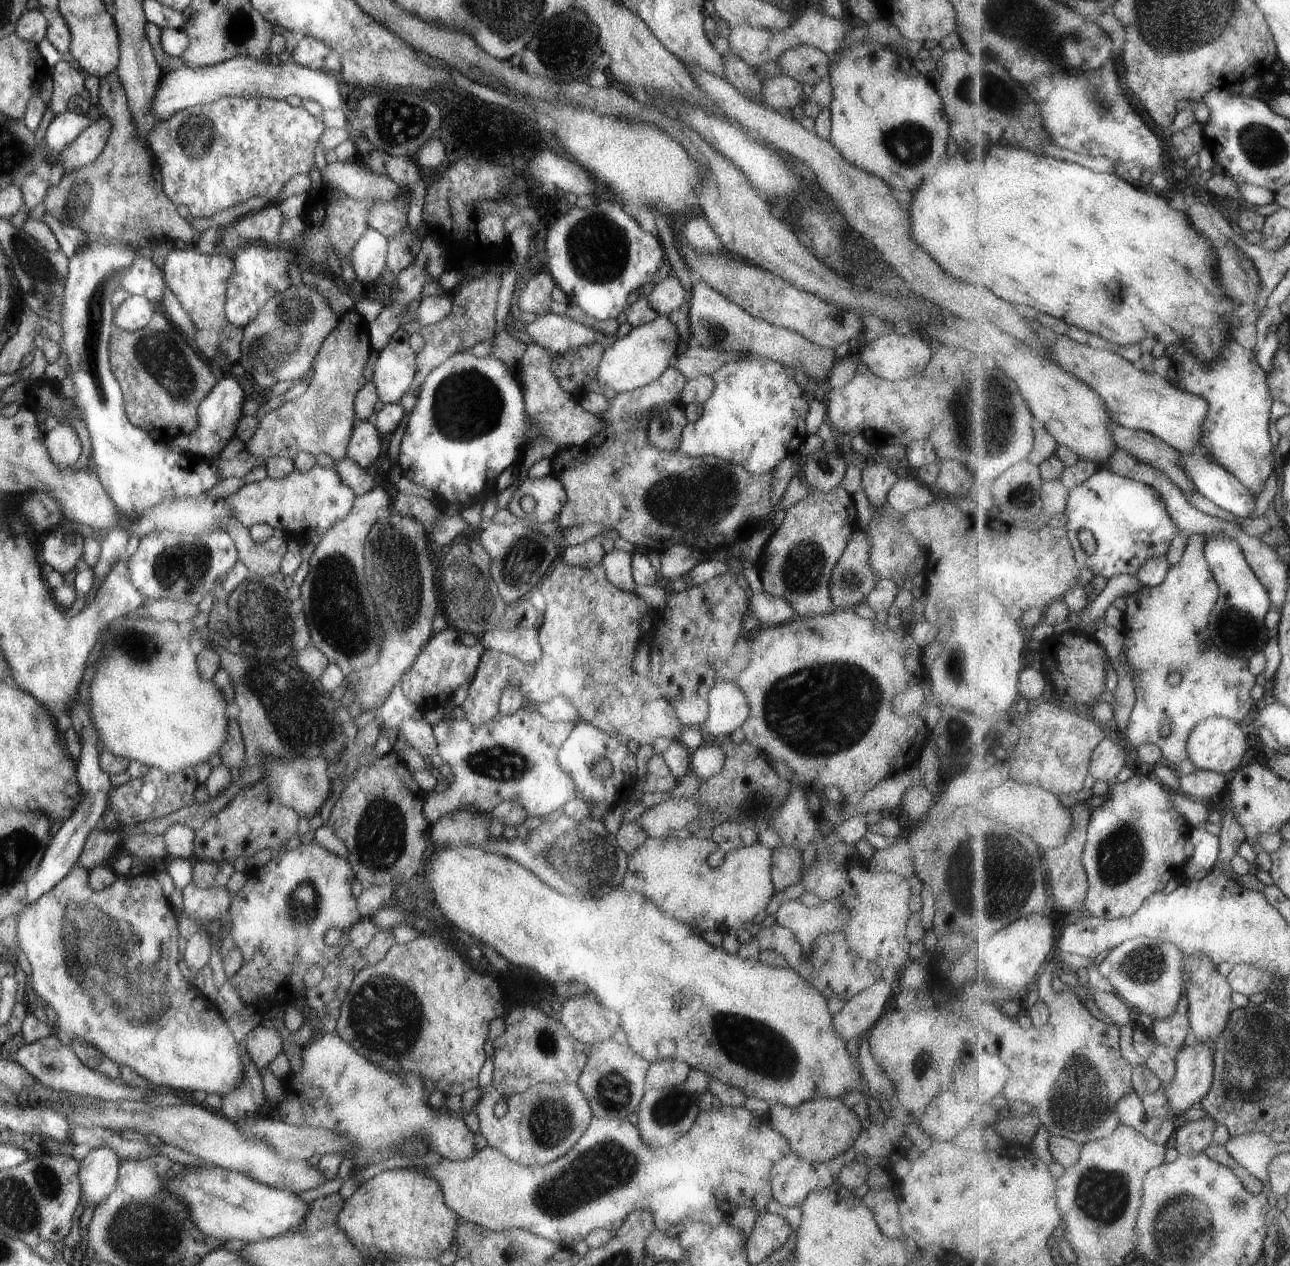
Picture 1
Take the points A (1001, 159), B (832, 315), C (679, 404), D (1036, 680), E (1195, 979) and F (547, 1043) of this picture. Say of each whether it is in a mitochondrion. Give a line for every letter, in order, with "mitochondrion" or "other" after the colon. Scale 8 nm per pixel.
A: other
B: mitochondrion
C: other
D: other
E: mitochondrion
F: mitochondrion

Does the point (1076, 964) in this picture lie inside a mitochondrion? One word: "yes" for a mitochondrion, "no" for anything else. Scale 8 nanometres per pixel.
no

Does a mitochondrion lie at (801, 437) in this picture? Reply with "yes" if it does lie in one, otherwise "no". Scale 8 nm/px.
no

